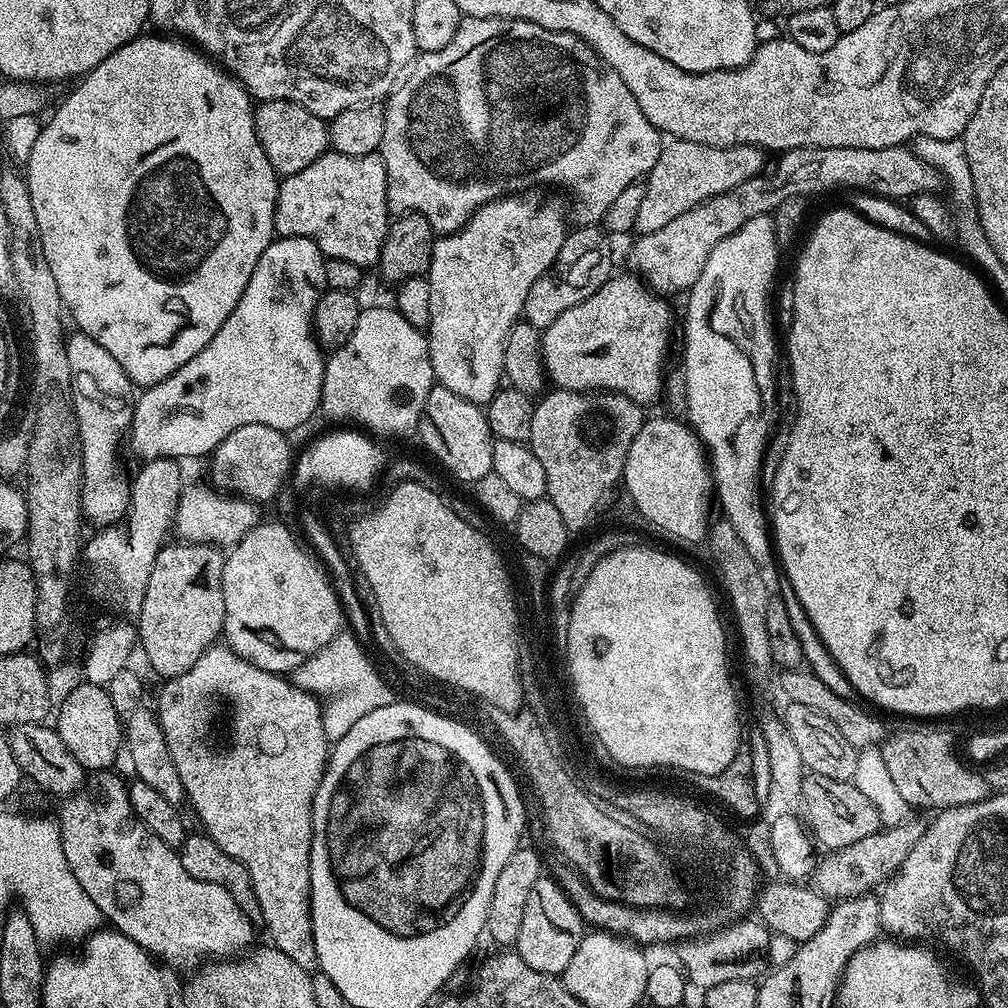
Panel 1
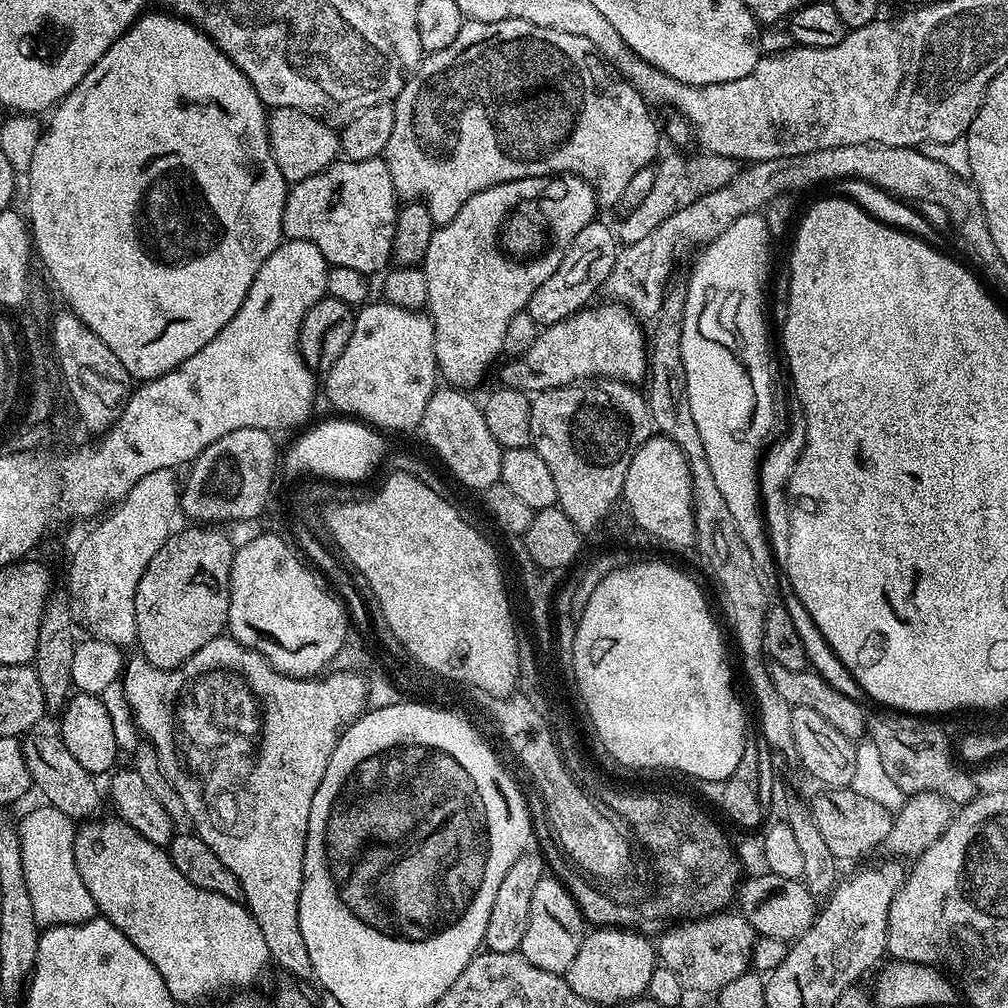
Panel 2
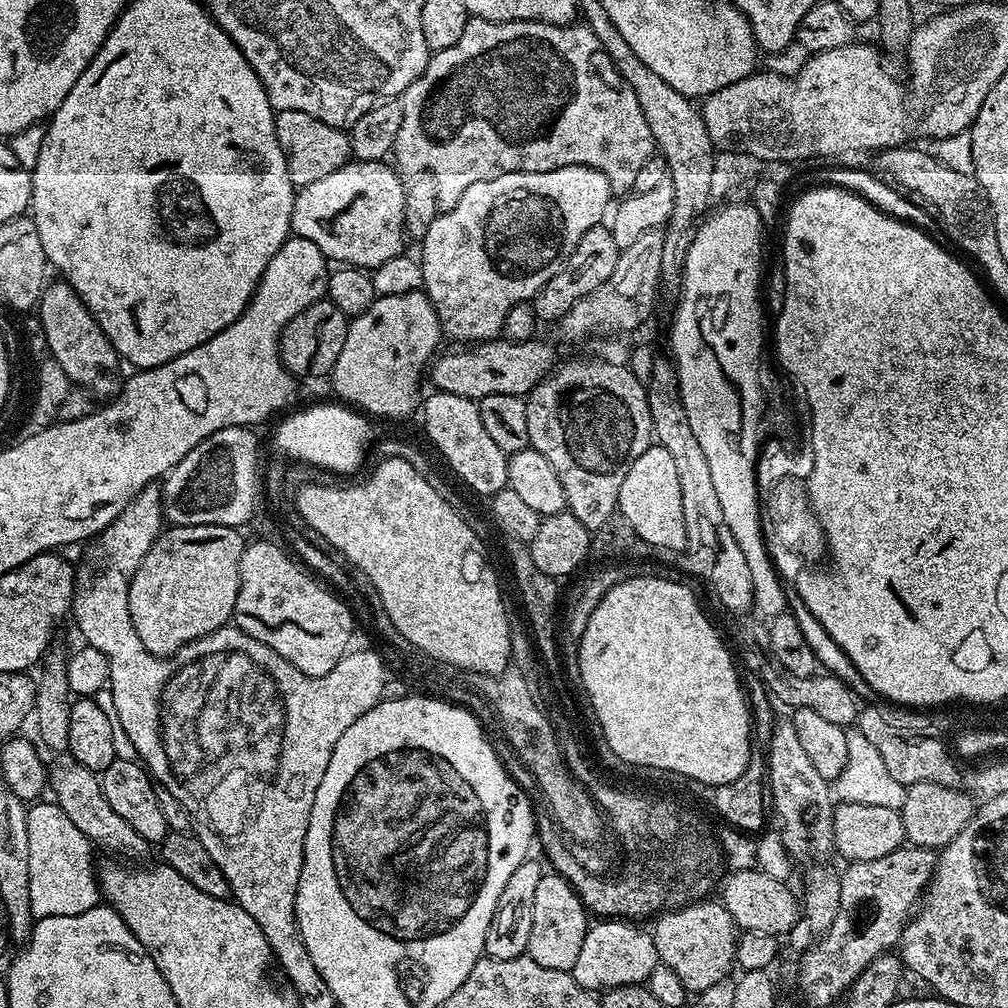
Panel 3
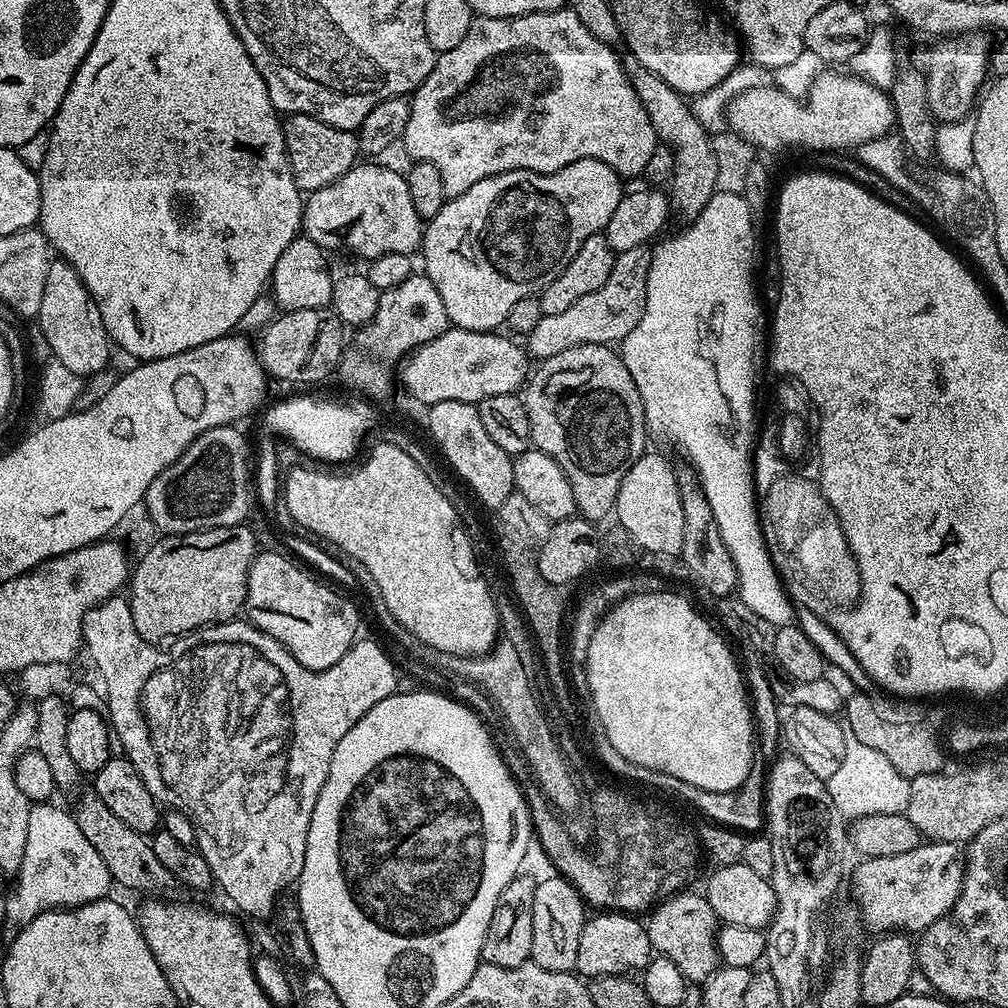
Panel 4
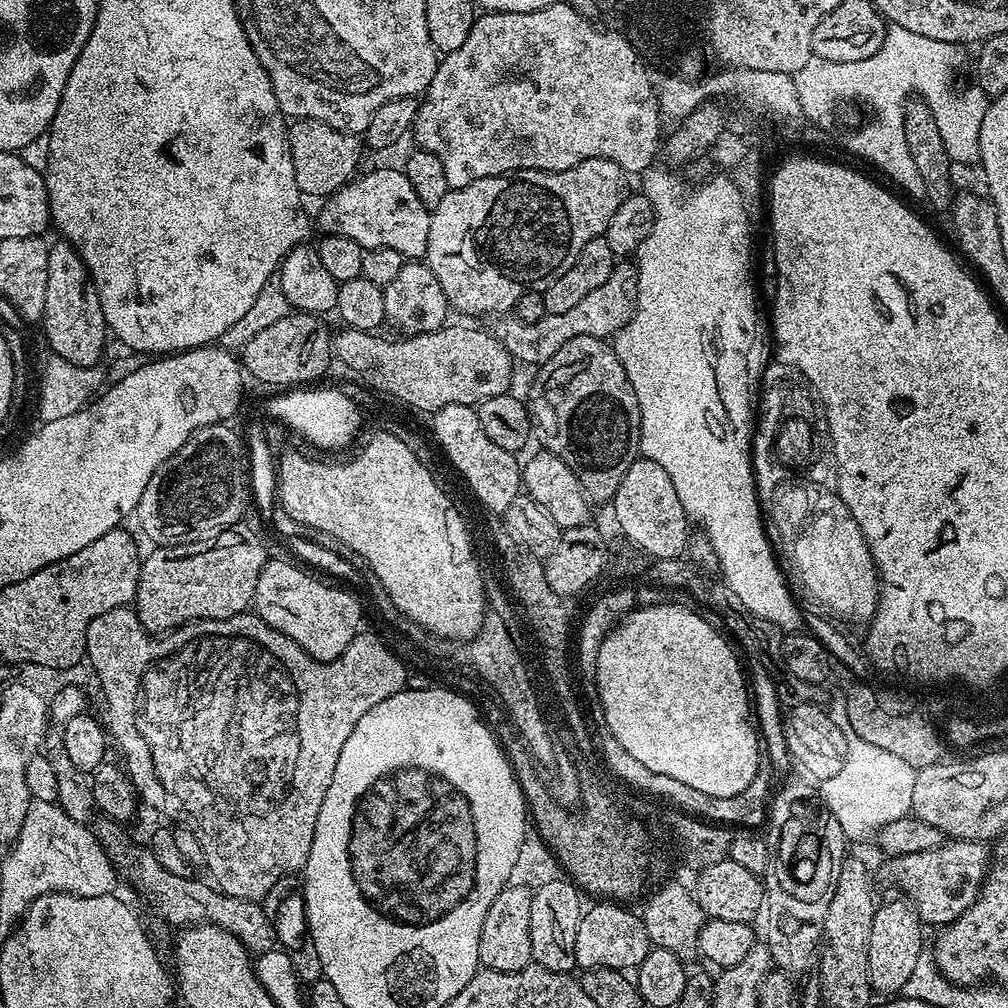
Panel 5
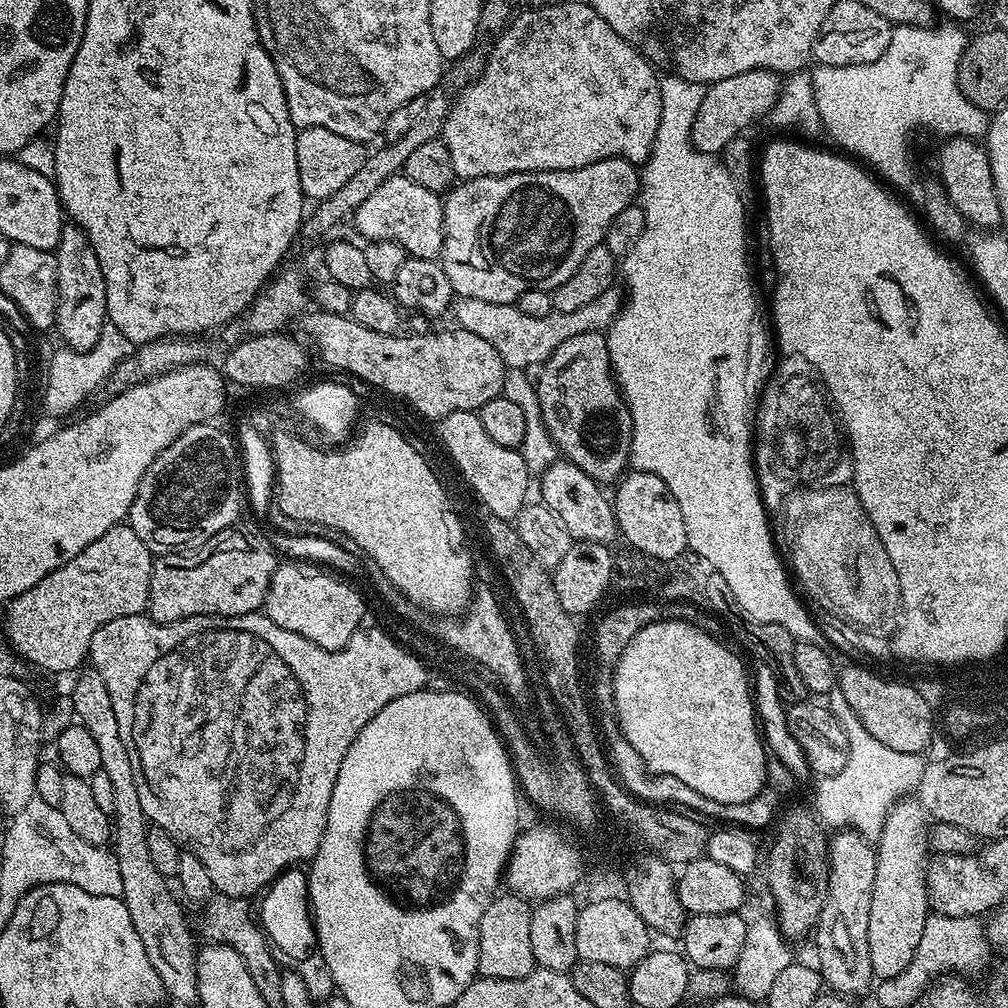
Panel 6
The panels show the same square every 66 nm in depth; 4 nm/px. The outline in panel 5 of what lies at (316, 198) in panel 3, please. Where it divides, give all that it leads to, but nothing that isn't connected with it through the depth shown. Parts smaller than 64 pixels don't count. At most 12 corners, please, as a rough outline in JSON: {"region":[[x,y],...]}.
{"region":[[396,167],[323,201],[324,232],[427,257],[432,214]]}

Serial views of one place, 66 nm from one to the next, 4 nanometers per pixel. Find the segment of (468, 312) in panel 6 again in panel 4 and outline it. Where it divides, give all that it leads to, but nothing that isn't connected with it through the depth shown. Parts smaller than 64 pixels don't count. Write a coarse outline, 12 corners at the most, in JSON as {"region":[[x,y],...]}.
{"region":[[647,247],[610,278],[526,333],[543,362],[570,346],[615,345],[646,306]]}

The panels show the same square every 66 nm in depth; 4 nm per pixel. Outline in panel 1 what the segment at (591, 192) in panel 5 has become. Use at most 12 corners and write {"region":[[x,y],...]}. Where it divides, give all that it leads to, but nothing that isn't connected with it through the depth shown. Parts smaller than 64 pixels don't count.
{"region":[[537,186],[441,235],[426,279],[435,383],[481,406],[570,231]]}

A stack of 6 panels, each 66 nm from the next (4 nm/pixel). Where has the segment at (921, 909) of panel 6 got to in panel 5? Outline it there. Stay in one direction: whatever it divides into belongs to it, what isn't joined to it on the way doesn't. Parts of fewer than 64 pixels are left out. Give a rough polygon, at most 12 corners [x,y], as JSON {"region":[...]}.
{"region":[[907,899],[881,903],[870,926],[873,993],[900,994],[926,952]]}

